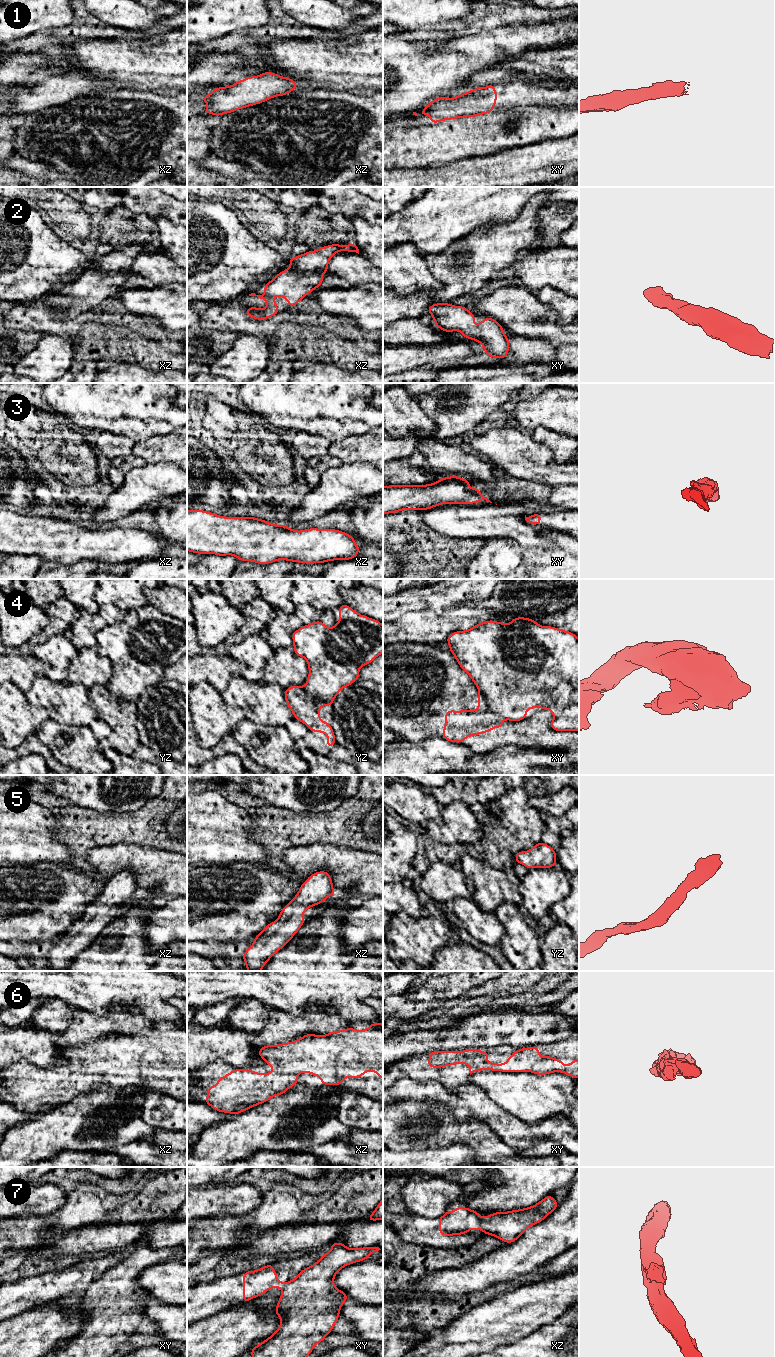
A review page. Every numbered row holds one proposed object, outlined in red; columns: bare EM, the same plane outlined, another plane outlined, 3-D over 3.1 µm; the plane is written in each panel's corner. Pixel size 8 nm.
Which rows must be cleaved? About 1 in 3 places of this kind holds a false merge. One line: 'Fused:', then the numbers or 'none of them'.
Fused: 4, 7

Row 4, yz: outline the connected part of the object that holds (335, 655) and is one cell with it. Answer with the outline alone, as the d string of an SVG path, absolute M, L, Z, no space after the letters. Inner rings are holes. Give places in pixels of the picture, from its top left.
M343 603L339 606L339 622L332 628L318 620L294 631L292 640L295 655L305 658L308 664L308 693L317 702L333 701L344 687L360 678L361 667L383 653L383 624Z

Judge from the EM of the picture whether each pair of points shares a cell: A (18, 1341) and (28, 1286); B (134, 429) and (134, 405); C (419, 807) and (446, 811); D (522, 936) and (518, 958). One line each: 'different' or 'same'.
A: different
B: same
C: different
D: same

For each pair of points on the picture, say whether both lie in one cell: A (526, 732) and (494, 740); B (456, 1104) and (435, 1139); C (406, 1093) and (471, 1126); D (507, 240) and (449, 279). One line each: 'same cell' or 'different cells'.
A: same cell
B: different cells
C: different cells
D: same cell

